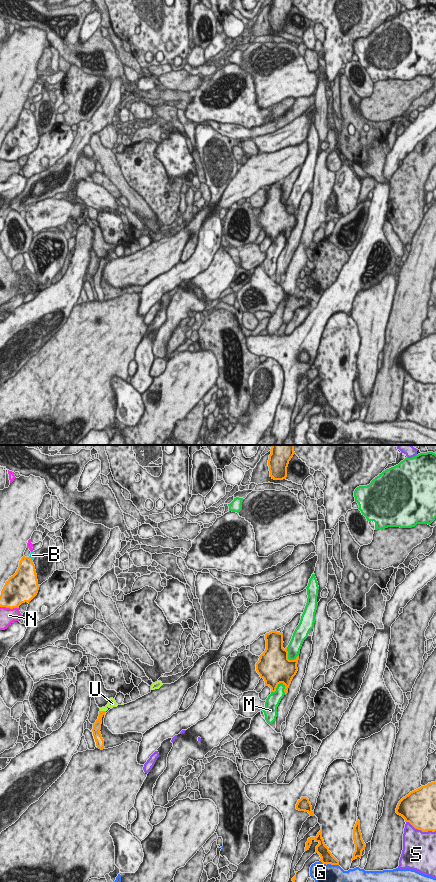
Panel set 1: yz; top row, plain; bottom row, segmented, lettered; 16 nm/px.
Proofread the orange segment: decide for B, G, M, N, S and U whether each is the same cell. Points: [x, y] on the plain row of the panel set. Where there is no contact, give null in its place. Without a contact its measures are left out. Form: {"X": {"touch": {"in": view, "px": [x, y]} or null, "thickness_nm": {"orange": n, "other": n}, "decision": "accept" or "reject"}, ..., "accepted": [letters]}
{"B": {"touch": {"in": "yz", "px": [30, 110]}, "thickness_nm": {"orange": 320, "other": 90}, "decision": "reject"}, "G": {"touch": {"in": "yz", "px": [329, 415]}, "thickness_nm": {"orange": 190, "other": 400}, "decision": "reject"}, "M": {"touch": {"in": "yz", "px": [277, 237]}, "thickness_nm": {"orange": 460, "other": 220}, "decision": "reject"}, "N": {"touch": {"in": "yz", "px": [9, 159]}, "thickness_nm": {"orange": 400, "other": 260}, "decision": "reject"}, "S": {"touch": {"in": "yz", "px": [421, 382]}, "thickness_nm": {"orange": 460, "other": 480}, "decision": "reject"}, "U": {"touch": {"in": "yz", "px": [103, 263]}, "thickness_nm": {"orange": 130, "other": 130}, "decision": "accept"}, "accepted": ["U"]}

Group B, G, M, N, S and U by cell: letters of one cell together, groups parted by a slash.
B / G / M / N / S / U

